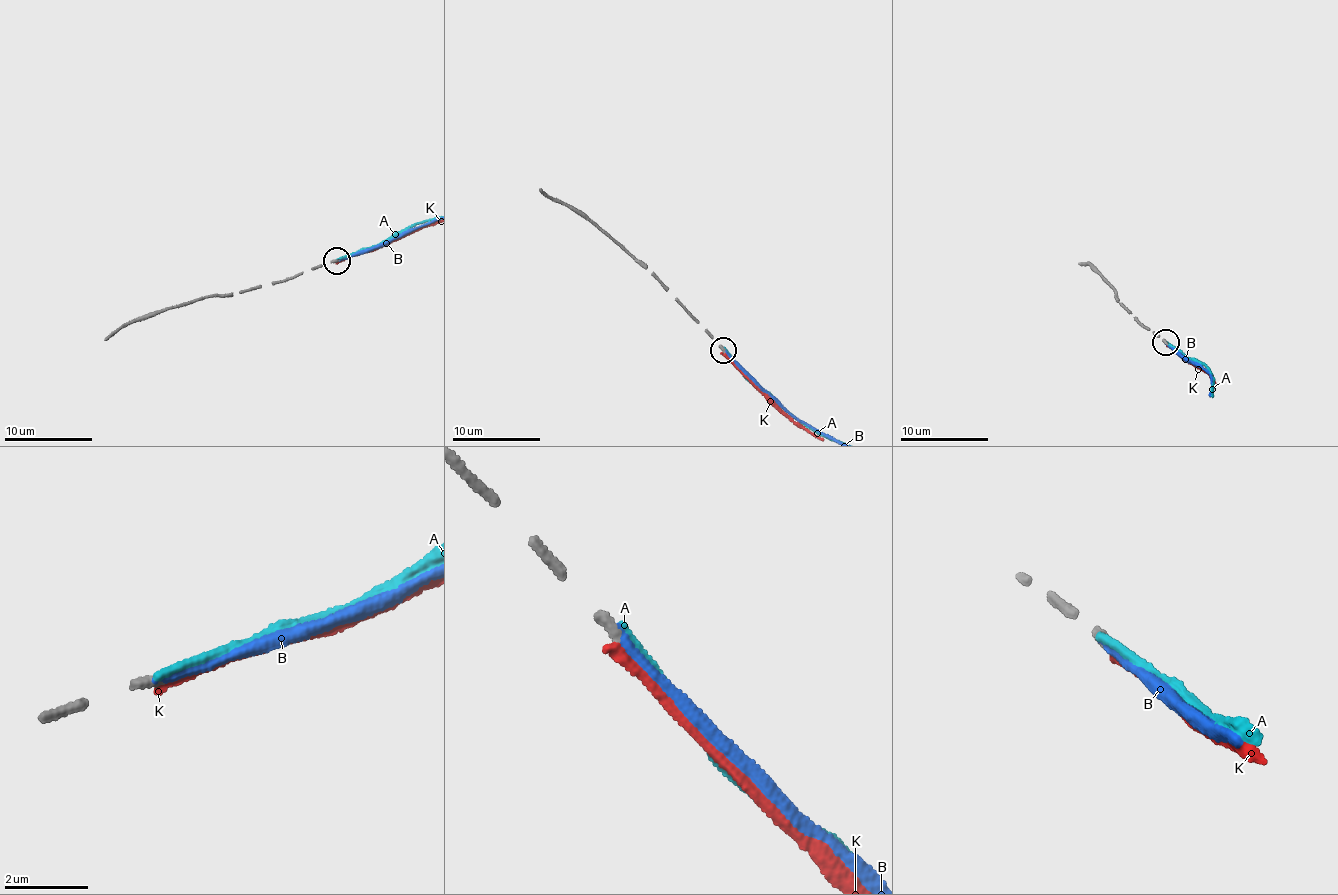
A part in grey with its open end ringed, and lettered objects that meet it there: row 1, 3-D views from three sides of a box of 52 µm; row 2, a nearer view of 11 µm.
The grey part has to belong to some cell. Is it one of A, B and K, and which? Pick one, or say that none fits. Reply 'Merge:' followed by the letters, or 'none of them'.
Merge: B

